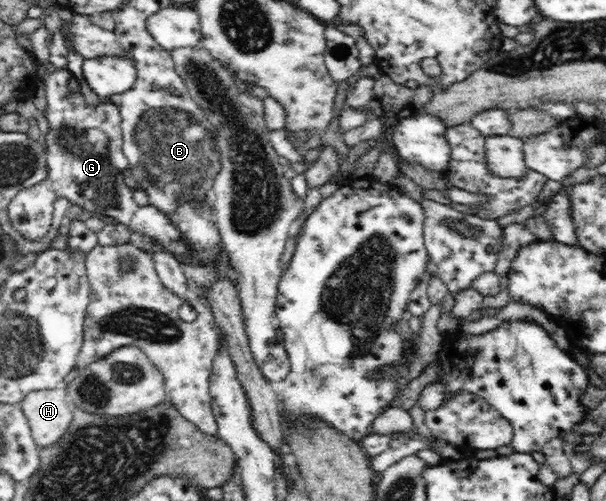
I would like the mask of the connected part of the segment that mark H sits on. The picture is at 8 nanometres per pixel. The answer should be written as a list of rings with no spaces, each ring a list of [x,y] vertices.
[[[62,387],[53,390],[31,391],[19,405],[27,417],[34,443],[41,449],[60,442],[73,422],[73,409]]]

